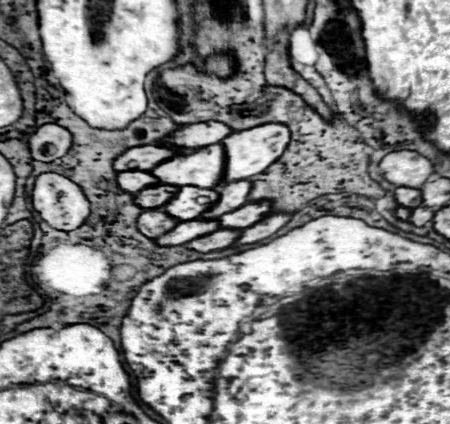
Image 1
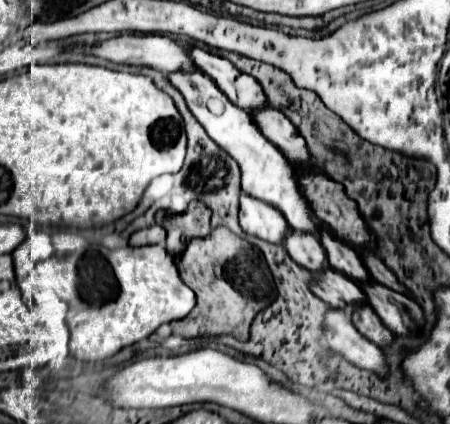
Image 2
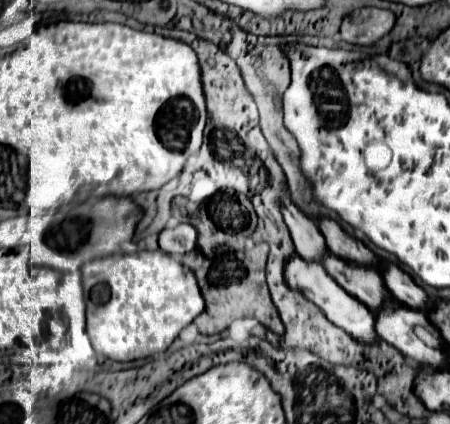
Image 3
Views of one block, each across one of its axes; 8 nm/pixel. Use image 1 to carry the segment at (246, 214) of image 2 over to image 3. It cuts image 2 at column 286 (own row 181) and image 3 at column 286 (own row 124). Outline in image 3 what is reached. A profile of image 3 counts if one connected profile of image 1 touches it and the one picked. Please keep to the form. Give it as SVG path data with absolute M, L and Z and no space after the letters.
M296 252L292 254L292 258L288 258L288 262L284 264L284 280L288 286L292 286L292 290L300 292L306 300L314 302L324 316L334 322L336 326L344 328L348 334L352 334L356 340L372 344L374 340L378 340L376 332L374 332L374 314L372 310L368 310L368 306L364 306L360 300L352 298L346 290L342 290L324 270L324 266L320 262L306 262L304 258L300 258Z

